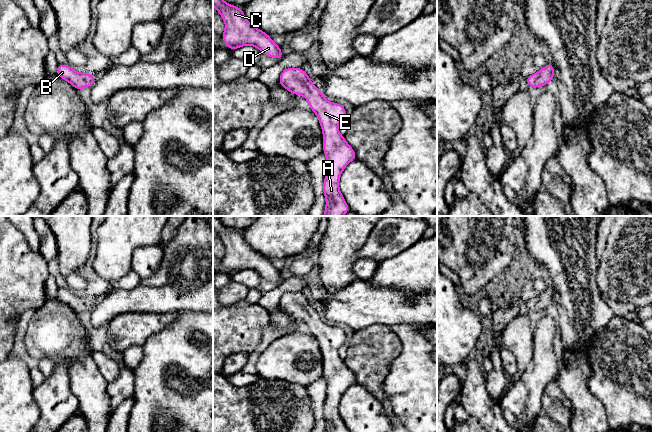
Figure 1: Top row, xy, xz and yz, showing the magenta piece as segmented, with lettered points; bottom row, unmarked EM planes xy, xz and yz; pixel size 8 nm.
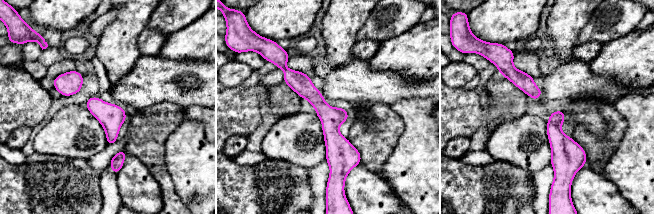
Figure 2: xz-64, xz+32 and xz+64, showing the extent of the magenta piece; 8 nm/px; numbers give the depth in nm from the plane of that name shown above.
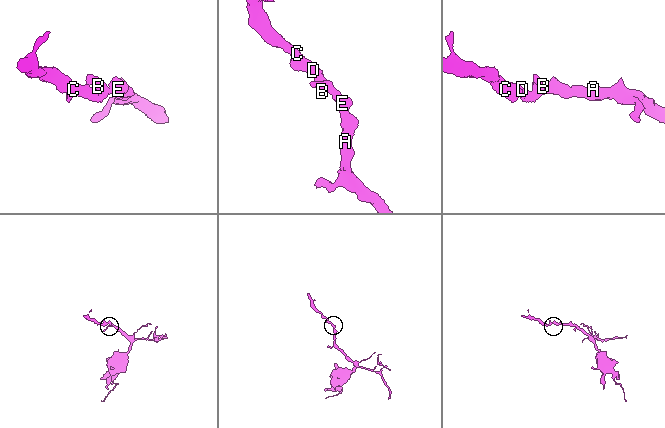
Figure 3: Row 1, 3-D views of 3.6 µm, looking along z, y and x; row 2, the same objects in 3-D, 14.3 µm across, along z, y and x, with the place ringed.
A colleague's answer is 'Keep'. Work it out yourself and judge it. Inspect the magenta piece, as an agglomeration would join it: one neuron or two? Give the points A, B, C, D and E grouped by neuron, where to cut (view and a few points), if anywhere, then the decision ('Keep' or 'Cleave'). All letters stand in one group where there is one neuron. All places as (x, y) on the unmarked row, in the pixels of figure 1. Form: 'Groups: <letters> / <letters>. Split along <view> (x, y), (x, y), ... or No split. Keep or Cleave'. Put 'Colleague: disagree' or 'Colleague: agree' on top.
Colleague: agree
Groups: A B C D E. No split. Keep

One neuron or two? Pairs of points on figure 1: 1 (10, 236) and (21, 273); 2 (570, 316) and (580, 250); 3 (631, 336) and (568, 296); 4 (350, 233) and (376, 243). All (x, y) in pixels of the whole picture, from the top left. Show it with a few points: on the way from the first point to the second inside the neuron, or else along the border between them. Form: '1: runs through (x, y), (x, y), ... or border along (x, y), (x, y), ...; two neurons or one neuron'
1: runs through (10, 245), (10, 262), (12, 264); one neuron
2: runs through (574, 300), (574, 266); one neuron
3: border along (614, 315), (592, 337); two neurons
4: border along (375, 226), (357, 253), (358, 258); two neurons

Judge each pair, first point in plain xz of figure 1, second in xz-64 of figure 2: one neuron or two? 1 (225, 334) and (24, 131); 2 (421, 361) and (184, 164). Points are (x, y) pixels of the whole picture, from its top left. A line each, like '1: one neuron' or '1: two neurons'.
1: two neurons
2: one neuron

